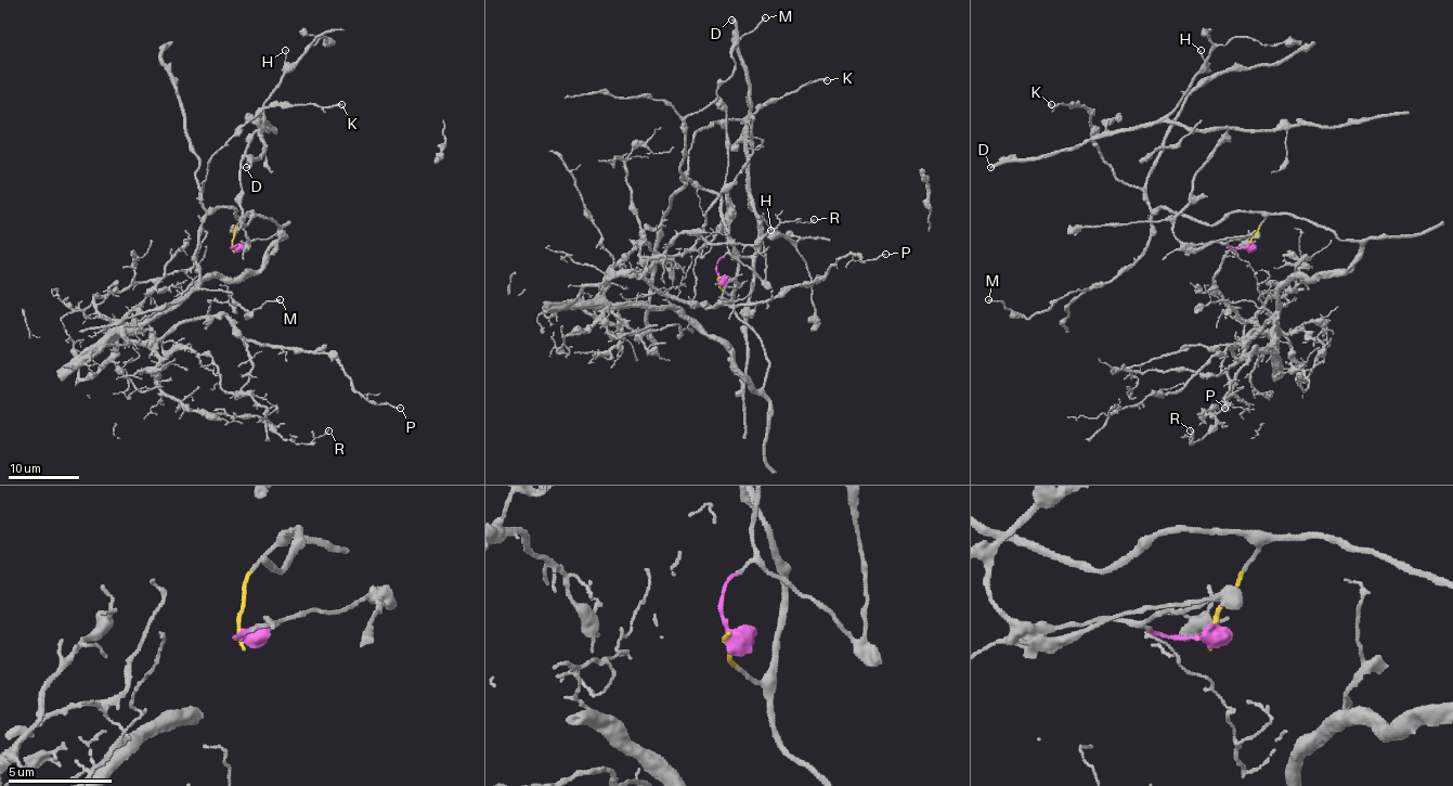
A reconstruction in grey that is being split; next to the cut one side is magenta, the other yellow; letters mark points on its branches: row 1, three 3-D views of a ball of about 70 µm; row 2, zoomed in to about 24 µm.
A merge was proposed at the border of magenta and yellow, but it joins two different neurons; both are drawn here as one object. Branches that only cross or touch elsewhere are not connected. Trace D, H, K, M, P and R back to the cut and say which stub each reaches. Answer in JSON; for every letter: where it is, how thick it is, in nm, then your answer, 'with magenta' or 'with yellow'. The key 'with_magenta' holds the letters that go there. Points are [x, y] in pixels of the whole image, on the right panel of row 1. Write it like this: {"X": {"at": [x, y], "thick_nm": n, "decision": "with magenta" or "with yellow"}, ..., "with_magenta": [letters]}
{"D": {"at": [990, 167], "thick_nm": 320, "decision": "with magenta"}, "H": {"at": [1201, 50], "thick_nm": 130, "decision": "with magenta"}, "K": {"at": [1051, 104], "thick_nm": 240, "decision": "with yellow"}, "M": {"at": [988, 299], "thick_nm": 190, "decision": "with yellow"}, "P": {"at": [1224, 408], "thick_nm": 130, "decision": "with yellow"}, "R": {"at": [1190, 430], "thick_nm": 130, "decision": "with yellow"}, "with_magenta": ["D", "H"]}

